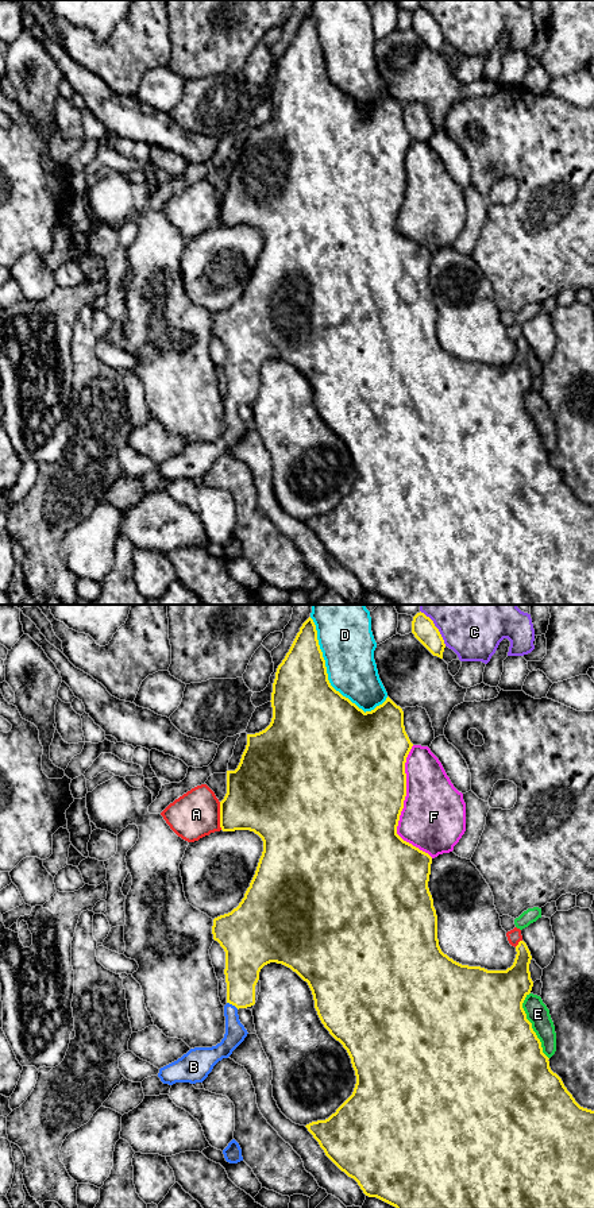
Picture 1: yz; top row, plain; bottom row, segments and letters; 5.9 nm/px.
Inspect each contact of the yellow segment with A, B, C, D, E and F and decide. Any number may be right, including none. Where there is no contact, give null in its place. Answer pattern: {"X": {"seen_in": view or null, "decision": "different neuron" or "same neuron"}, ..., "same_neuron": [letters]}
{"A": {"seen_in": "yz", "decision": "different neuron"}, "B": {"seen_in": "yz", "decision": "same neuron"}, "C": {"seen_in": "yz", "decision": "different neuron"}, "D": {"seen_in": "yz", "decision": "different neuron"}, "E": {"seen_in": "yz", "decision": "different neuron"}, "F": {"seen_in": "yz", "decision": "different neuron"}, "same_neuron": ["B"]}

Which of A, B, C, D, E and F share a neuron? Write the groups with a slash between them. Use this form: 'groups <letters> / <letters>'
groups A / B / C / D / E / F

